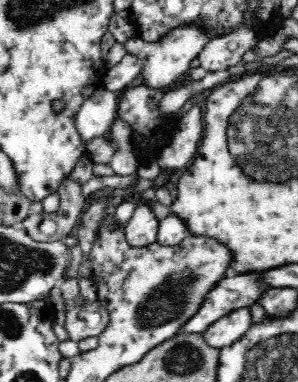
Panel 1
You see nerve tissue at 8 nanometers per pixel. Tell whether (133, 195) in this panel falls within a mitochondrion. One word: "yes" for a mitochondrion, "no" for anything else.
no

